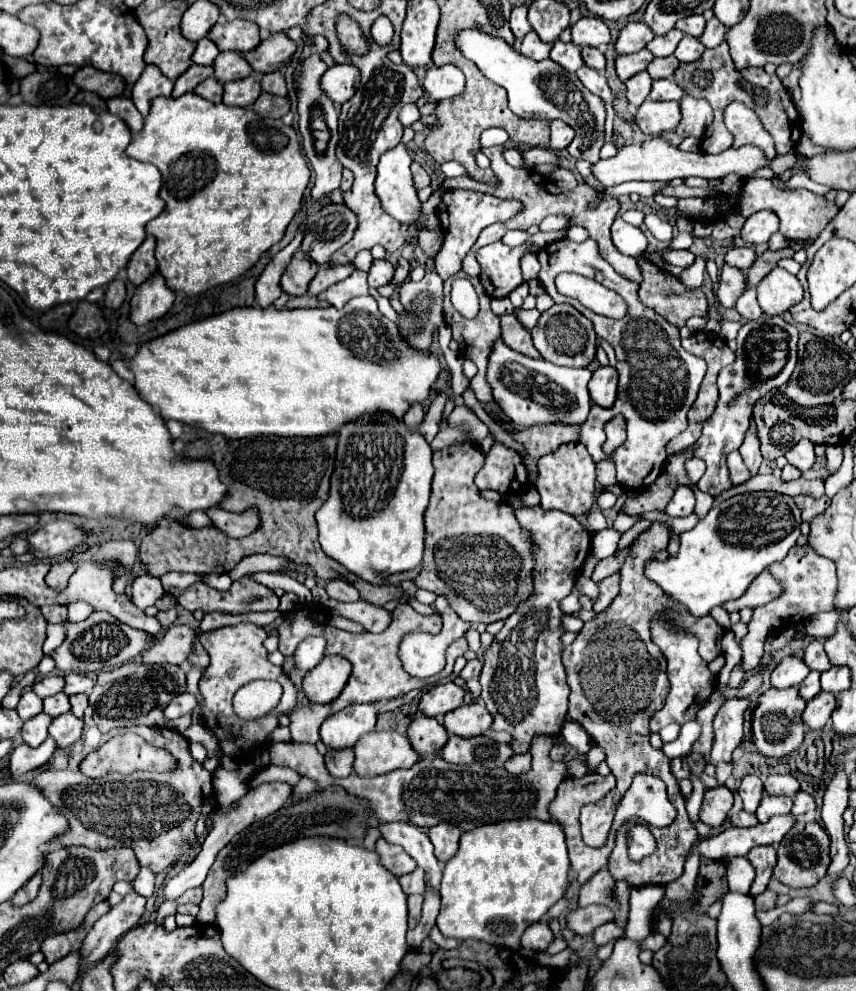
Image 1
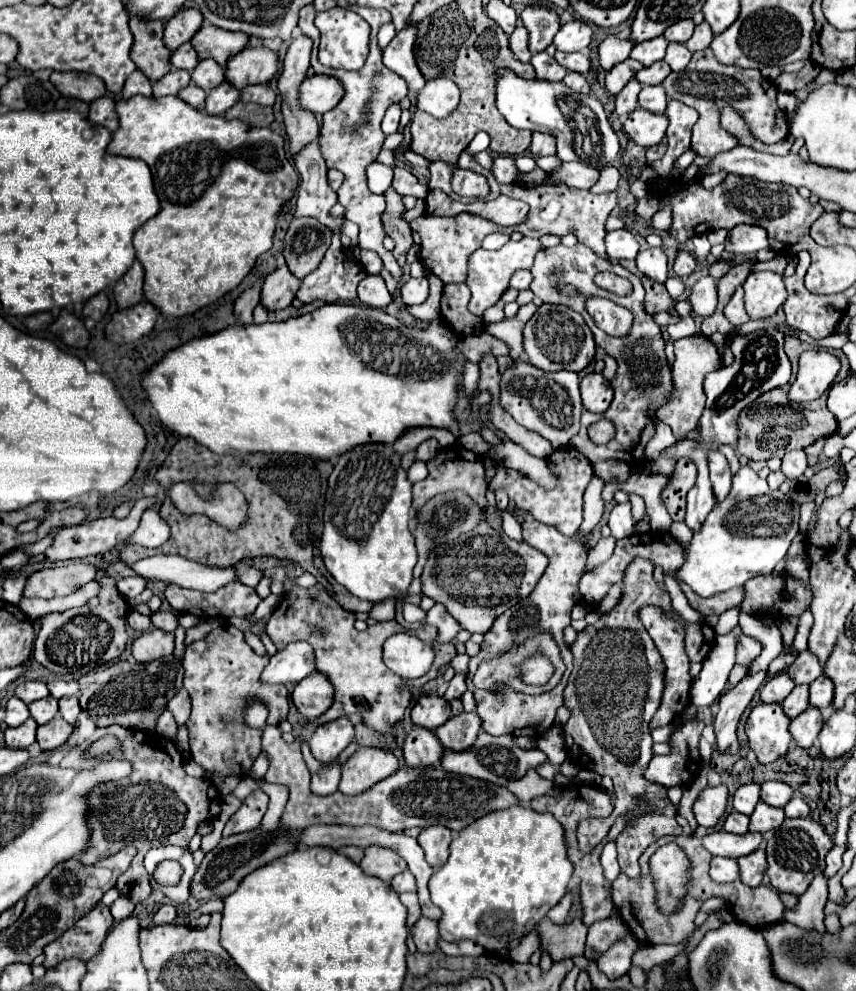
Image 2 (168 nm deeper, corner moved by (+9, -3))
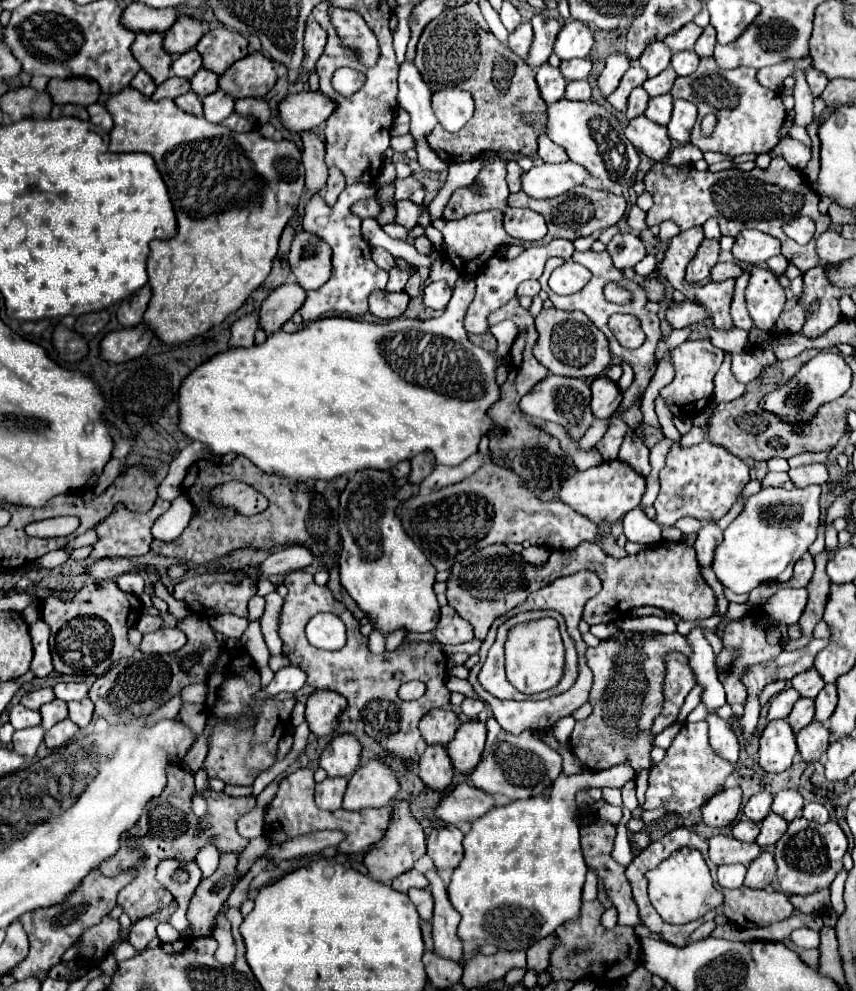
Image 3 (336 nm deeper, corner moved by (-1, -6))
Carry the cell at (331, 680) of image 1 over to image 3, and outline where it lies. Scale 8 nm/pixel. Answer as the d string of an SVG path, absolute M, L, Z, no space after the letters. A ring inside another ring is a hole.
M316 690L306 702L306 722L314 736L330 736L338 728L338 716L346 710L346 700L338 692Z

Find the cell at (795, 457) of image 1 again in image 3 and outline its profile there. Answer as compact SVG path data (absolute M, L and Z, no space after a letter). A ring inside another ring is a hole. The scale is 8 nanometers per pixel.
M808 464L800 466L794 470L788 470L790 480L796 488L806 488L806 486L824 486L828 482L828 470L824 464Z

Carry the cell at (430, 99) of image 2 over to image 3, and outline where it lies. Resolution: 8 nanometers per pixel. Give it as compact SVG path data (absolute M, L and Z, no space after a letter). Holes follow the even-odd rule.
M446 88L432 96L432 110L444 130L458 132L472 118L474 100L468 92Z

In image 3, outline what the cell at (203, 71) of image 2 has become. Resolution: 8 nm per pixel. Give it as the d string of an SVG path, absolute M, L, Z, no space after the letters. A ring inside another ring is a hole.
M202 68L190 78L190 90L196 92L198 96L208 96L208 94L218 90L216 80L218 80L218 76L214 72L208 72L208 70Z

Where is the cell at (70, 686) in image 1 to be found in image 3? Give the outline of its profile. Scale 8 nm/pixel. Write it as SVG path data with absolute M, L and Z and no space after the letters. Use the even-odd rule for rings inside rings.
M68 682L68 684L56 684L54 686L54 694L56 698L64 700L64 702L70 702L70 700L82 700L86 694L88 694L88 684L84 682Z

